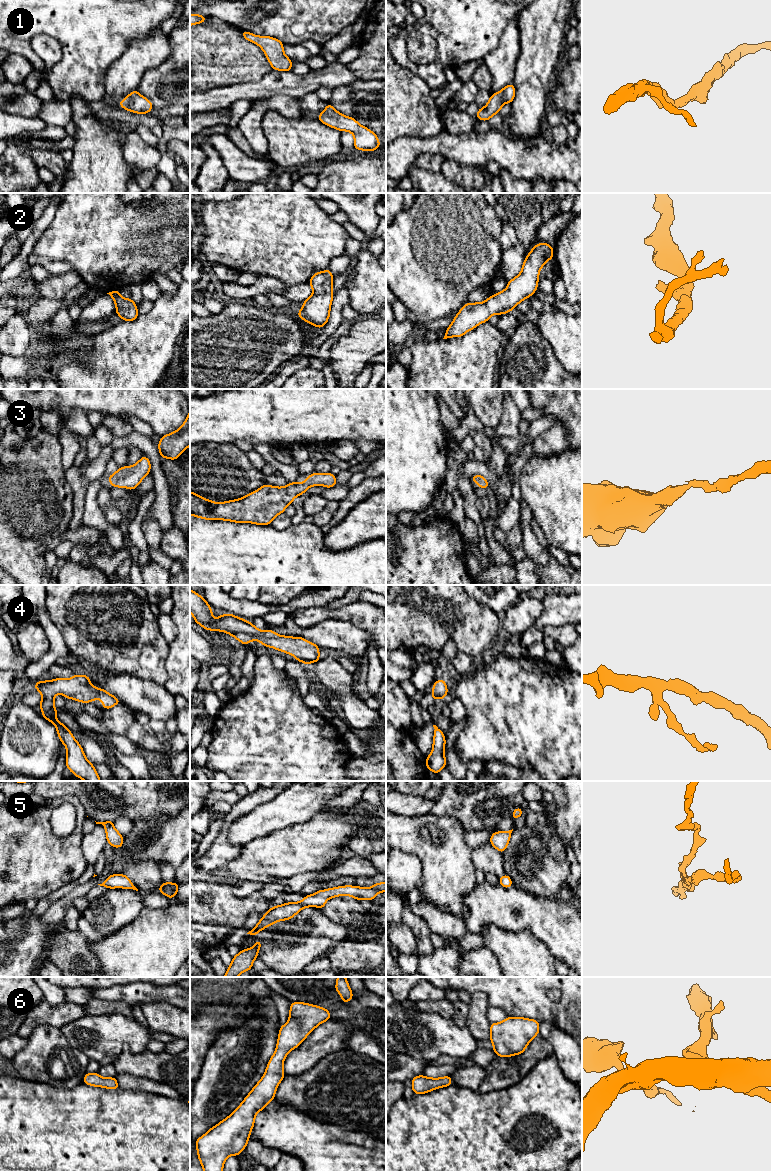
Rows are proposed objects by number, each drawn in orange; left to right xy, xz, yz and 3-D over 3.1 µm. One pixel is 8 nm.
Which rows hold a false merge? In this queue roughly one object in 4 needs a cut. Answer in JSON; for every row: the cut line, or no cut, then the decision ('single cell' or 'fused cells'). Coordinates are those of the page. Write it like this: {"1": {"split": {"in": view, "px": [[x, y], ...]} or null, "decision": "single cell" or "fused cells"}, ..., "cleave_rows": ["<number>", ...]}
{"1": {"split": null, "decision": "single cell"}, "2": {"split": null, "decision": "single cell"}, "3": {"split": null, "decision": "single cell"}, "4": {"split": null, "decision": "single cell"}, "5": {"split": null, "decision": "single cell"}, "6": {"split": null, "decision": "single cell"}, "cleave_rows": []}

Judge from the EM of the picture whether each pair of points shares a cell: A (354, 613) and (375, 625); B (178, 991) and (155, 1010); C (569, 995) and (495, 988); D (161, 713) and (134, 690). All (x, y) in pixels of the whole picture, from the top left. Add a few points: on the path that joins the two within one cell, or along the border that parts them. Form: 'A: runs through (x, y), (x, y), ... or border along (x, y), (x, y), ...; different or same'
A: runs through (359, 613), (364, 614), (370, 620); same
B: border along (142, 1004), (168, 1002), (179, 1008); different
C: runs through (551, 987), (513, 987); same
D: runs through (154, 706), (146, 699), (140, 697); same

